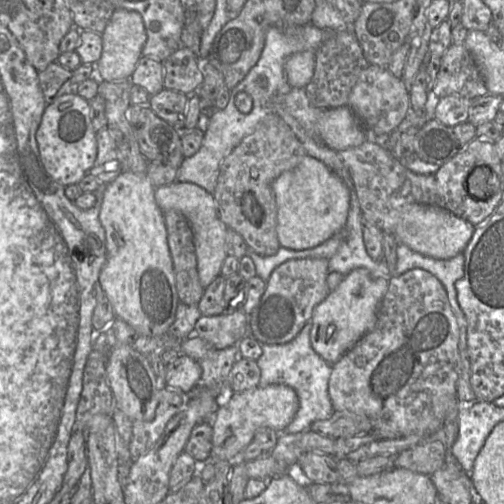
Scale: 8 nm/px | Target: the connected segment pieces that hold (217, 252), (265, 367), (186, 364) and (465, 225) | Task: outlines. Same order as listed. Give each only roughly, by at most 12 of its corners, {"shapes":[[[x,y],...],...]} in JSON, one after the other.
{"shapes":[[[188,182],[159,186],[160,210],[190,225],[205,289],[228,256],[227,226],[213,195]],[[311,322],[287,343],[260,343],[258,387],[293,388],[286,433],[335,412],[332,364],[310,343]],[[180,354],[165,386],[188,393],[200,384],[198,361]],[[411,203],[393,235],[433,258],[462,253],[475,226]]]}

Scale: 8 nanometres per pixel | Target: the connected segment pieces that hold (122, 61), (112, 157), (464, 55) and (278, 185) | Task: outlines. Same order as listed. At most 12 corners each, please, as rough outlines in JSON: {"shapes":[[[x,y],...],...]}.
{"shapes":[[[116,9],[101,33],[101,81],[129,79],[147,34],[141,14]],[[106,127],[96,132],[96,159],[87,175],[109,183],[122,172]],[[465,45],[440,58],[433,92],[474,100],[489,94]],[[304,156],[272,183],[291,250],[341,231],[350,190]]]}

